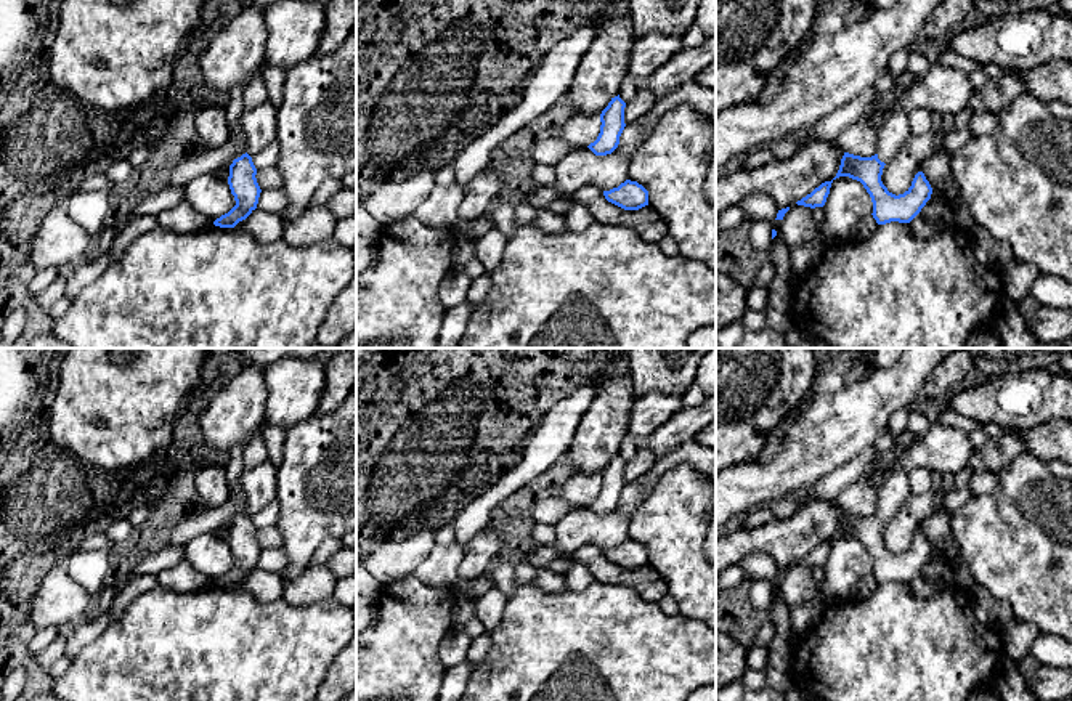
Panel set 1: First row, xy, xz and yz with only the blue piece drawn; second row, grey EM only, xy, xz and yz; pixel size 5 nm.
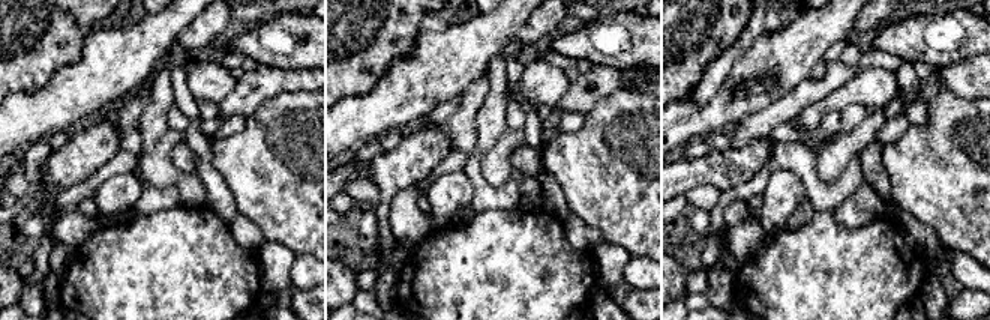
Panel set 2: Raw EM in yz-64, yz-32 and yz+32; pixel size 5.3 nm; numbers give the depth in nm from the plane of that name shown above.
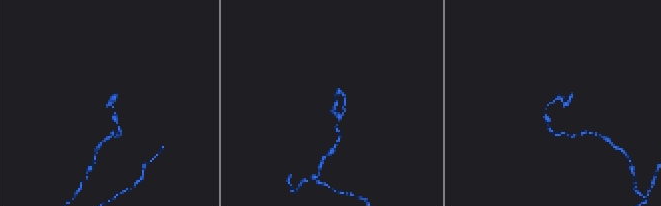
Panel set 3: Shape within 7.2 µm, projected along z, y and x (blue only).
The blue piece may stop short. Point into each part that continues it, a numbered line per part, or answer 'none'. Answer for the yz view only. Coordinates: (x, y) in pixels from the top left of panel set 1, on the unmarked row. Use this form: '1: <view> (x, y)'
1: yz (894, 490)

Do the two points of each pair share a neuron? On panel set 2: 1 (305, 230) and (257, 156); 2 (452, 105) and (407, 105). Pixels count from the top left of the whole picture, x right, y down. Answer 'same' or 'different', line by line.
1: same
2: different

